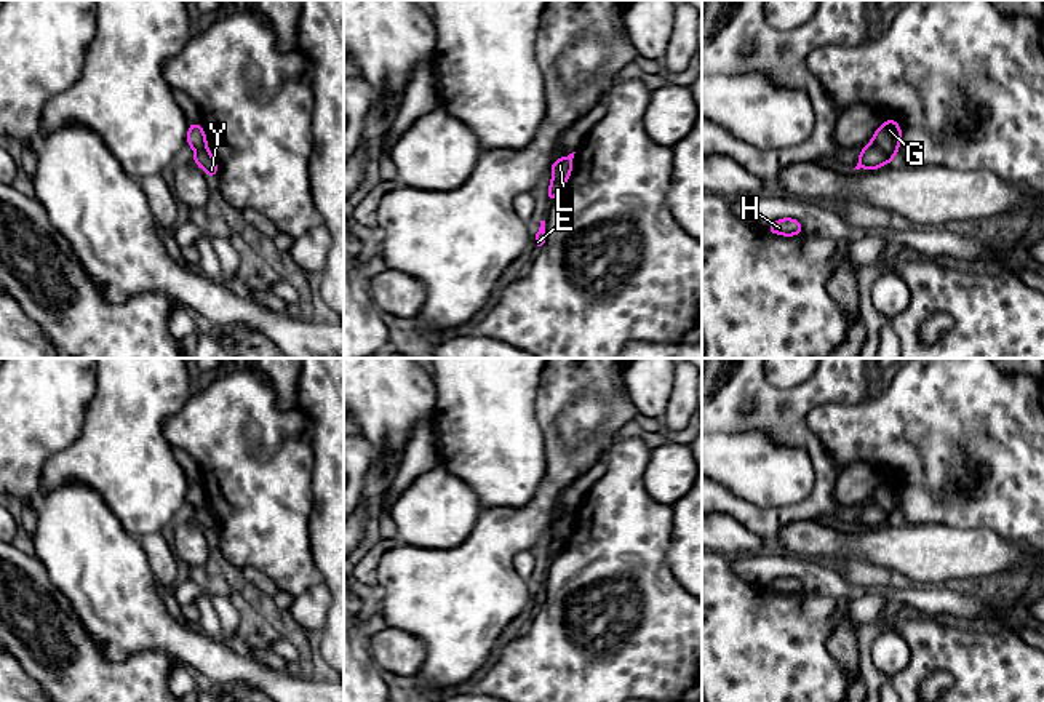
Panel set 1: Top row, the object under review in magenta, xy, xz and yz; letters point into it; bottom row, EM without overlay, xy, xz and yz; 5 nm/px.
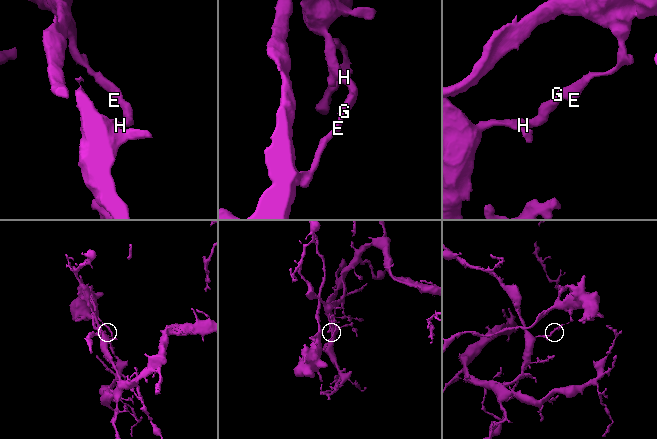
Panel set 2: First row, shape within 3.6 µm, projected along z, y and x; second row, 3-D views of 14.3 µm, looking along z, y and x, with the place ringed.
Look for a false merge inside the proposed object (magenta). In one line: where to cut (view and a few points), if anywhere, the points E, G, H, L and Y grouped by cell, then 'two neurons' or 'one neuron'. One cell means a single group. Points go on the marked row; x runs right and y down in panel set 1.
yz (872, 141), (892, 159) | E G / H L Y | two neurons

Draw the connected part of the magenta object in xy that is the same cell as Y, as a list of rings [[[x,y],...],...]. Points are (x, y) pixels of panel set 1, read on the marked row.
[[[205,147],[205,149],[200,149],[200,150],[195,150],[195,155],[193,155],[193,163],[197,166],[200,166],[211,179],[214,176],[217,176],[217,163],[214,160],[214,157],[211,155],[209,149]]]

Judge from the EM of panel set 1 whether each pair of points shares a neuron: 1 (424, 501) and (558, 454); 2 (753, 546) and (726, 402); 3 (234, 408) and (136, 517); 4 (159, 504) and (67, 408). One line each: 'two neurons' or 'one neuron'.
1: two neurons
2: two neurons
3: two neurons
4: two neurons

